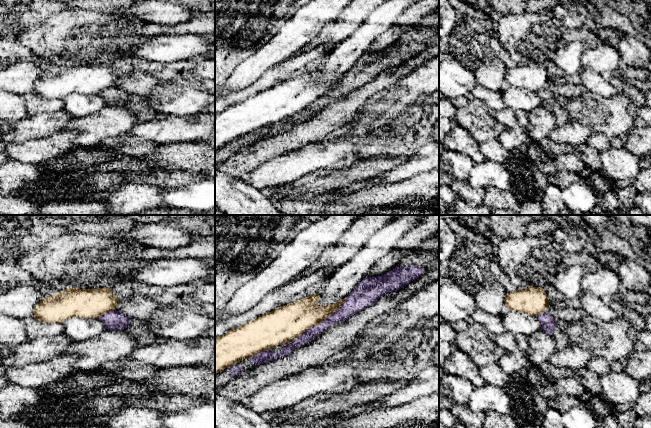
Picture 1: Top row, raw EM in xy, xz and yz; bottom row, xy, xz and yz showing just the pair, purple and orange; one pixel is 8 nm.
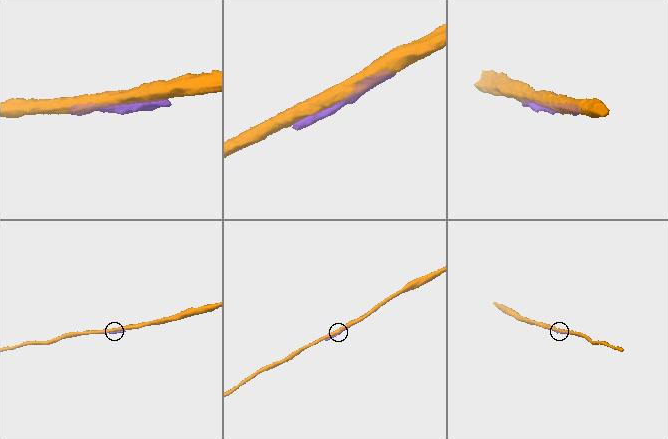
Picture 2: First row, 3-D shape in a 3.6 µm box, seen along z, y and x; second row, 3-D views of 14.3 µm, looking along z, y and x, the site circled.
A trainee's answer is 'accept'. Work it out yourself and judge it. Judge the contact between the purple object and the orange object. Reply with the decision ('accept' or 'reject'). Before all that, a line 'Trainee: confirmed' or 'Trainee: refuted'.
Trainee: refuted
reject

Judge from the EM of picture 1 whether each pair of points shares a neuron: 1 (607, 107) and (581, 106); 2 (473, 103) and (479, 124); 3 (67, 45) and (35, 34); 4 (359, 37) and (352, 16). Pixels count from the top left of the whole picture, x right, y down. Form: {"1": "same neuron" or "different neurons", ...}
{"1": "same neuron", "2": "same neuron", "3": "same neuron", "4": "different neurons"}

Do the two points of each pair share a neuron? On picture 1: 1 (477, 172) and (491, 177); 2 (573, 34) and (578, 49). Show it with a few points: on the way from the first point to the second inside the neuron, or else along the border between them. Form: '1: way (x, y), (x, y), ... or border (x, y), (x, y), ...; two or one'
1: way (480, 175), (488, 175); one
2: border (574, 40), (580, 40), (585, 44); two

